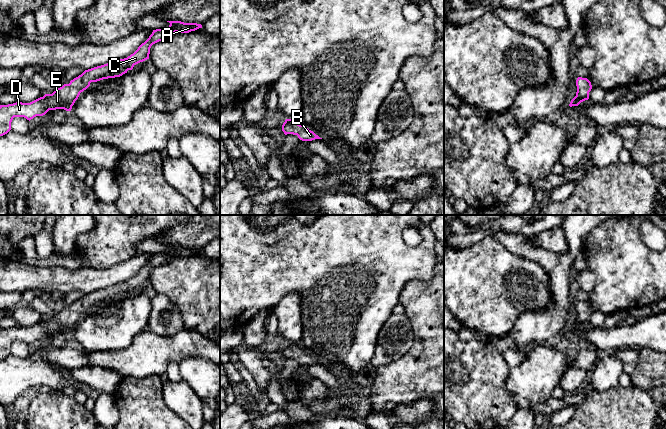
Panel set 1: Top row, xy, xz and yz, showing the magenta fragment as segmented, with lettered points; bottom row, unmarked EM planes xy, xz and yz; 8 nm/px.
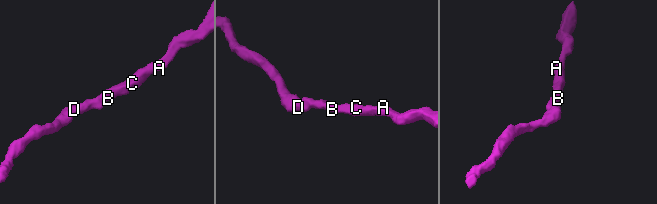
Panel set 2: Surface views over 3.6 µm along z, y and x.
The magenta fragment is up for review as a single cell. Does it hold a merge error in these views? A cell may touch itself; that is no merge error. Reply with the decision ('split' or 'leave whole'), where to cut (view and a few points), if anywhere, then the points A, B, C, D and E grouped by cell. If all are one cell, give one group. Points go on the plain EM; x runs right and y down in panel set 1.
leave whole; cut none; groups A B C D E

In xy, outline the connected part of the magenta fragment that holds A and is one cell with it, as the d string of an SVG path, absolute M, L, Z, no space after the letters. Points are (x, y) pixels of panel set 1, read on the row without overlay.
M167 246L170 247L167 252L153 254L149 262L127 282L85 294L81 299L71 304L69 308L64 308L52 318L45 318L30 327L16 326L0 329L0 360L11 354L11 346L14 341L24 341L30 345L36 340L45 339L49 334L71 335L80 317L86 314L91 306L122 300L128 294L132 294L136 288L149 283L150 272L153 268L165 264L175 256L189 257L202 252L202 249L197 247Z

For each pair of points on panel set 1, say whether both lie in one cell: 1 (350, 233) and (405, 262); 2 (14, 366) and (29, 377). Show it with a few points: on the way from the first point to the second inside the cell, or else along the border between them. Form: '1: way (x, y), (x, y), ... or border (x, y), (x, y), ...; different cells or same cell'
1: way (364, 247), (379, 262), (391, 262); same cell
2: way (18, 370), (25, 375); same cell

